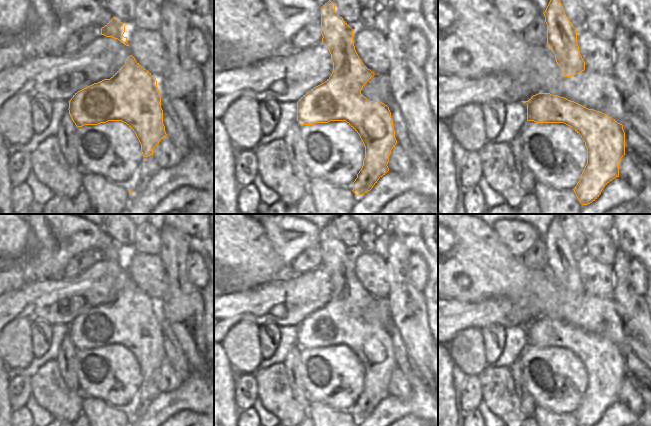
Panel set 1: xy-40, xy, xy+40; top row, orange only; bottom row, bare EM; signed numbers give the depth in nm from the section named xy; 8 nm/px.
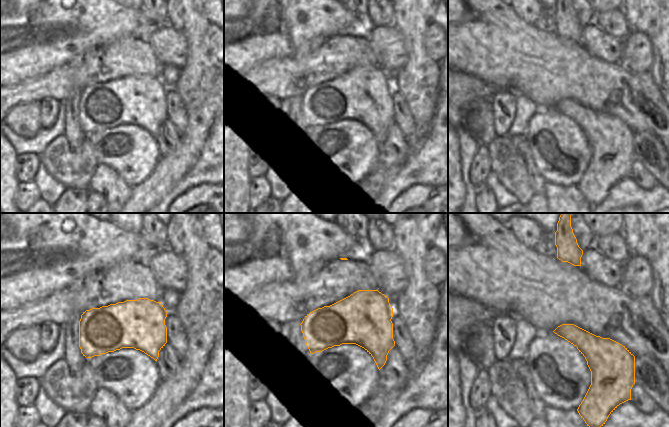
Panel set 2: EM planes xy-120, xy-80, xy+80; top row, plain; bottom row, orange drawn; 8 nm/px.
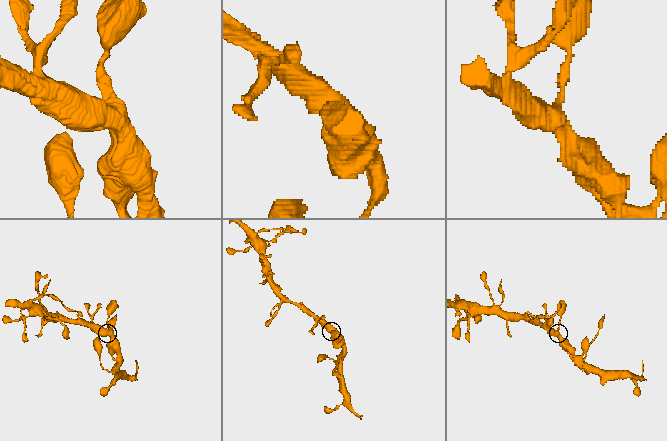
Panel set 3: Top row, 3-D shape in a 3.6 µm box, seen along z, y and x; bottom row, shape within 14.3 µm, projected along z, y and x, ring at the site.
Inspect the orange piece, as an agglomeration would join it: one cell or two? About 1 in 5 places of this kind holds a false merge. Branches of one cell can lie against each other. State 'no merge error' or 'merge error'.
no merge error

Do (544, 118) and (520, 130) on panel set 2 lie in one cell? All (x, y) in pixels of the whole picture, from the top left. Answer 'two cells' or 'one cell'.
two cells

